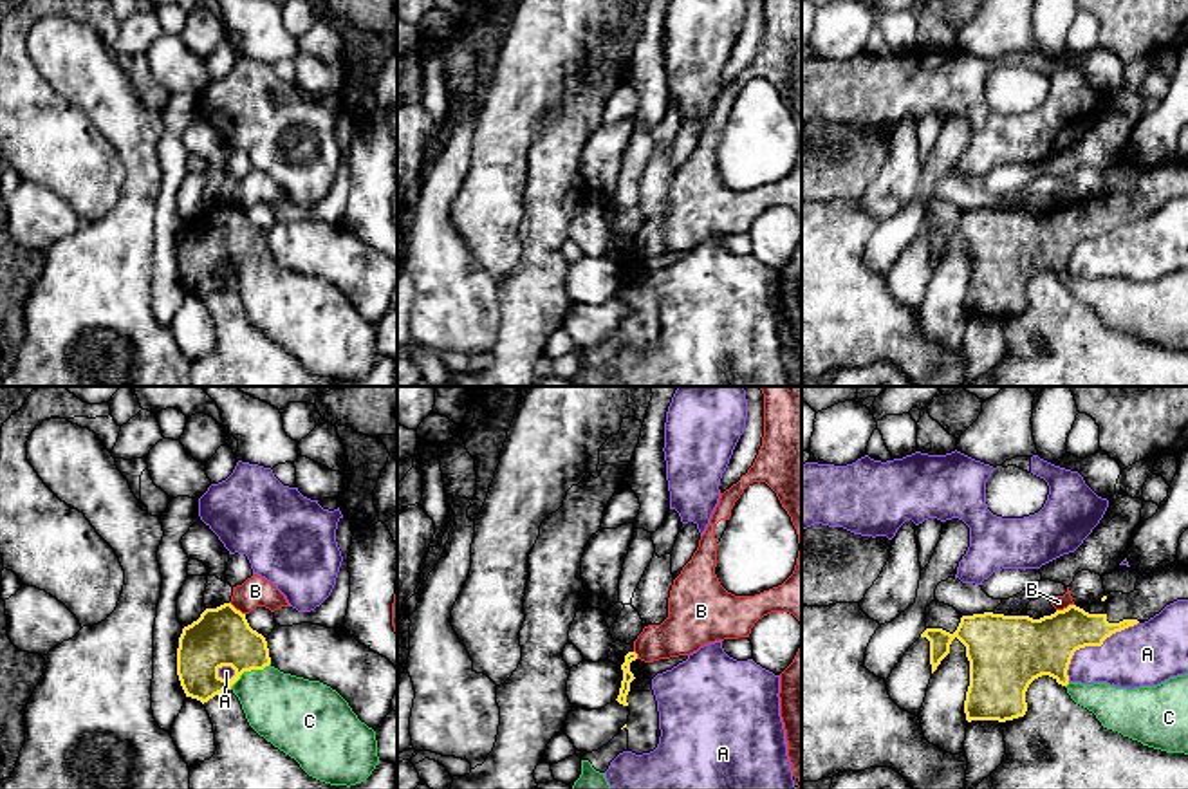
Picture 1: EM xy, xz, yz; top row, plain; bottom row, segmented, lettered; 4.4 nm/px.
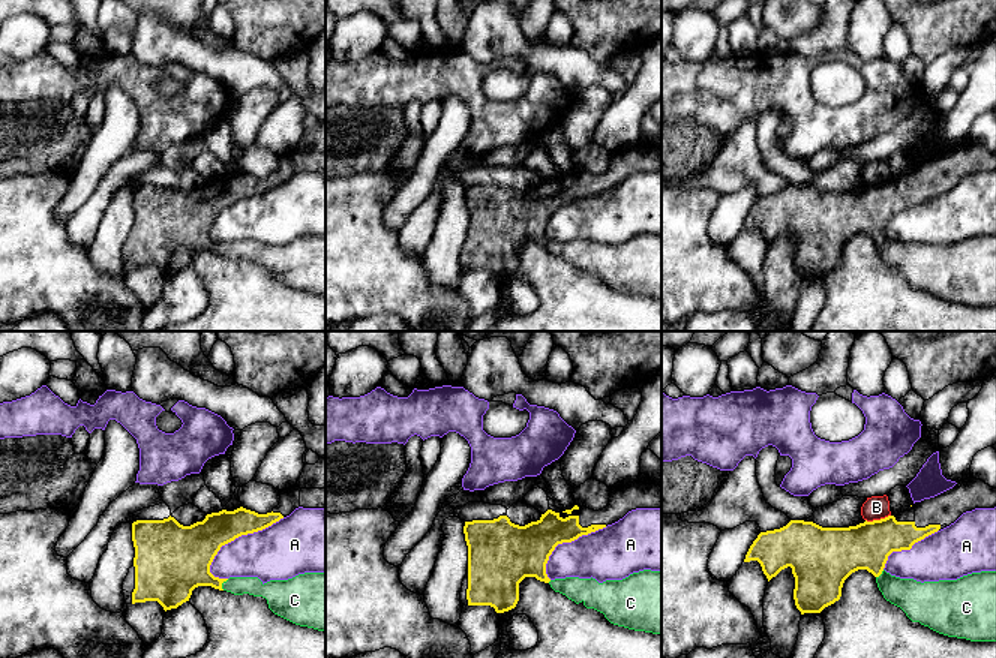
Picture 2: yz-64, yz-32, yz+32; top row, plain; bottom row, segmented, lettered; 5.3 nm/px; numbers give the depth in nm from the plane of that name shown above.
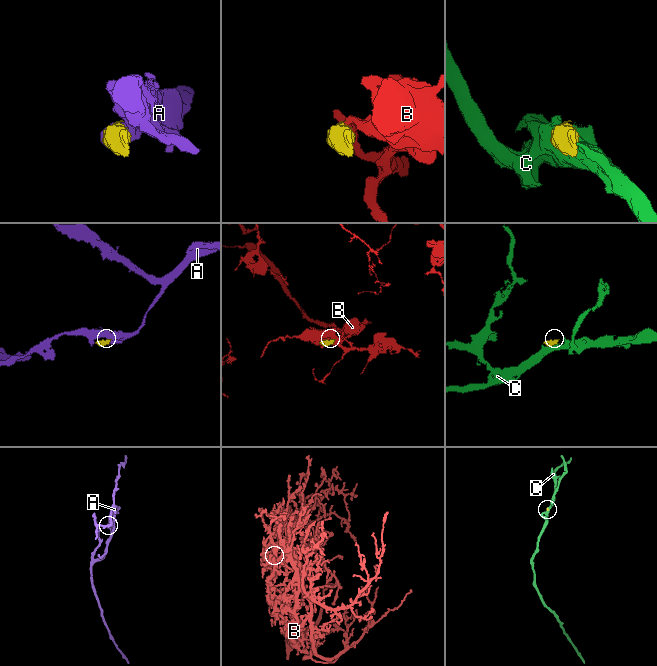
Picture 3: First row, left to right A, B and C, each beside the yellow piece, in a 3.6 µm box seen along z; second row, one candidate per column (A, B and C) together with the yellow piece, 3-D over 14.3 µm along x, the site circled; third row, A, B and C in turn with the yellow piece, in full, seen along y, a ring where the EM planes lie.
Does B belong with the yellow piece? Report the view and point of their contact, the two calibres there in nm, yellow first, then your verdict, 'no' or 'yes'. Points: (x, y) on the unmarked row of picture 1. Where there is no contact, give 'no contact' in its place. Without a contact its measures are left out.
contact yz (1064, 204); calibres 280 and 60 nm; no

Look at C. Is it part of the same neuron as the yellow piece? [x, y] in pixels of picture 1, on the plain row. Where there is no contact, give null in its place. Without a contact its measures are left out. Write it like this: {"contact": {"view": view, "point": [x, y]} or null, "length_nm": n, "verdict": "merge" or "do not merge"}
{"contact": {"view": "xy", "point": [248, 266]}, "length_nm": 220, "verdict": "merge"}

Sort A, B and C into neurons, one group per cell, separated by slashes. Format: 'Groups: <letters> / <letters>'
Groups: A / B / C

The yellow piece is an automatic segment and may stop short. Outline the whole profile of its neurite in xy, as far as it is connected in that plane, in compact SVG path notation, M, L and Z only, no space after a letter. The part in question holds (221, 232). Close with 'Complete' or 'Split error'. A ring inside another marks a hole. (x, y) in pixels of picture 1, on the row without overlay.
M231 199L206 204L197 217L182 224L177 271L186 292L202 300L231 285L249 321L320 377L350 383L365 377L379 359L376 327L361 318L330 282L274 264L265 233L253 226L246 209Z. Split error

